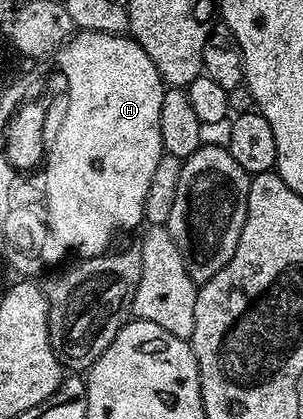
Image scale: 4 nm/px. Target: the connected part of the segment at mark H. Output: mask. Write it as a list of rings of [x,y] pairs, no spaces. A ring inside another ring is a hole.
[[[82,30],[61,47],[63,60],[67,62],[70,73],[70,84],[73,86],[73,102],[69,102],[69,118],[65,118],[65,127],[61,128],[61,138],[57,138],[57,146],[53,146],[53,162],[49,162],[49,210],[53,210],[53,230],[57,230],[57,238],[65,242],[78,255],[85,258],[96,258],[110,249],[109,241],[116,230],[129,230],[132,226],[142,225],[143,204],[147,200],[147,188],[151,185],[151,176],[155,173],[155,164],[159,164],[163,153],[160,140],[160,109],[167,89],[159,76],[159,68],[151,64],[151,56],[143,52],[143,48],[132,36],[125,34],[108,34],[107,32],[91,32]]]

